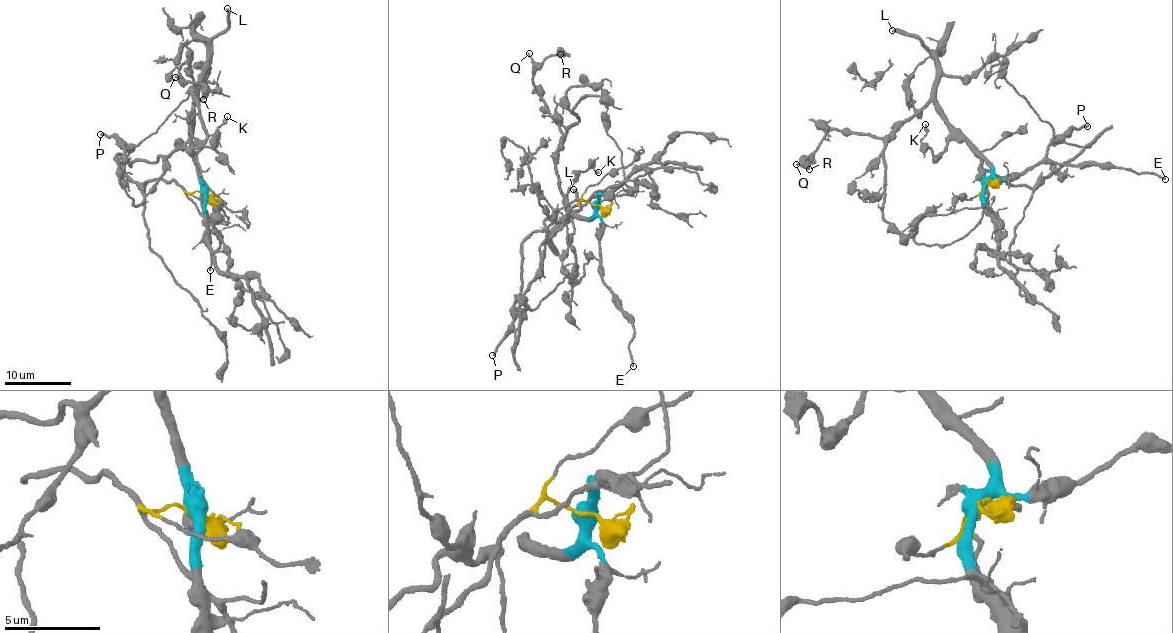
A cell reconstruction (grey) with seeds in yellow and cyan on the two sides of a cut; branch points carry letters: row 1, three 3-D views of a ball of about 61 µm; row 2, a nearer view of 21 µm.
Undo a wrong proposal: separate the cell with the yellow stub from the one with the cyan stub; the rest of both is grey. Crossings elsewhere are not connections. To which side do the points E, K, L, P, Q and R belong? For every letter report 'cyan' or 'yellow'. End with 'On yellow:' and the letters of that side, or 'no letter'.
E: cyan
K: cyan
L: cyan
P: cyan
Q: cyan
R: cyan
On yellow: no letter

